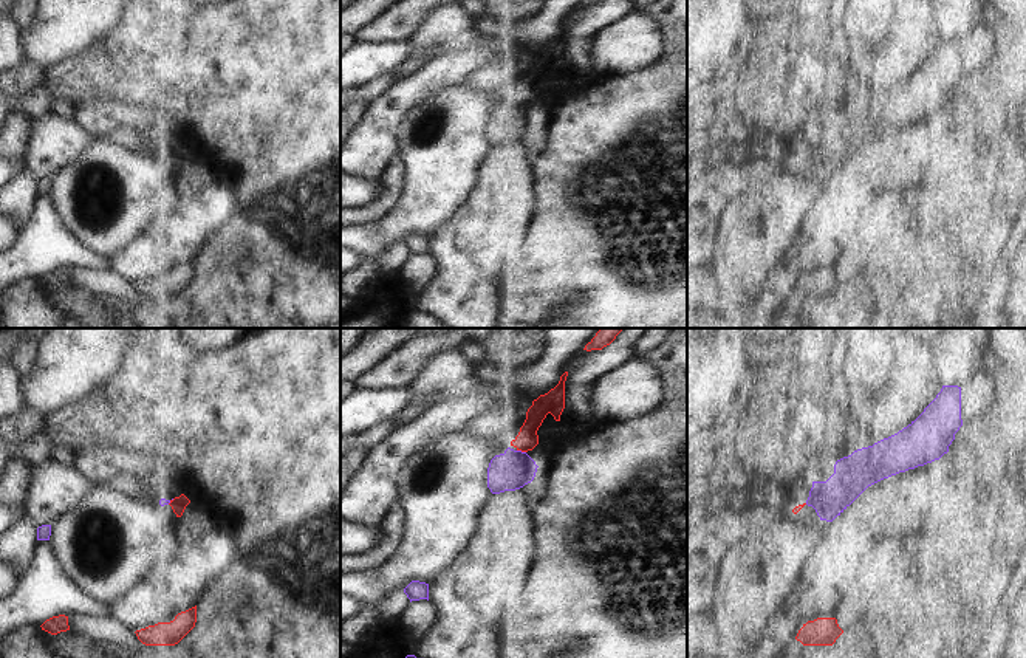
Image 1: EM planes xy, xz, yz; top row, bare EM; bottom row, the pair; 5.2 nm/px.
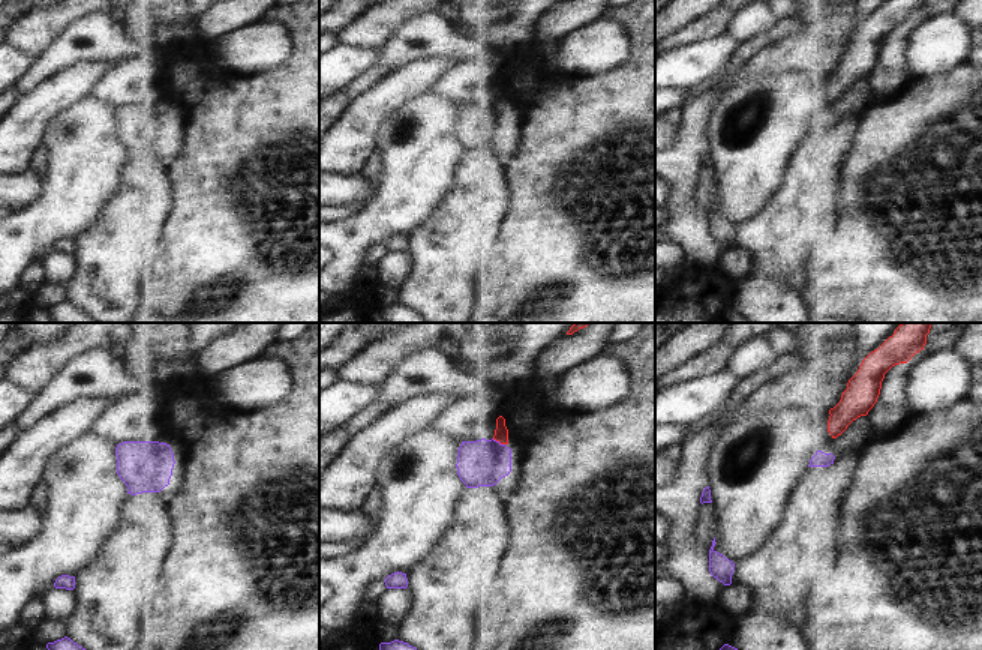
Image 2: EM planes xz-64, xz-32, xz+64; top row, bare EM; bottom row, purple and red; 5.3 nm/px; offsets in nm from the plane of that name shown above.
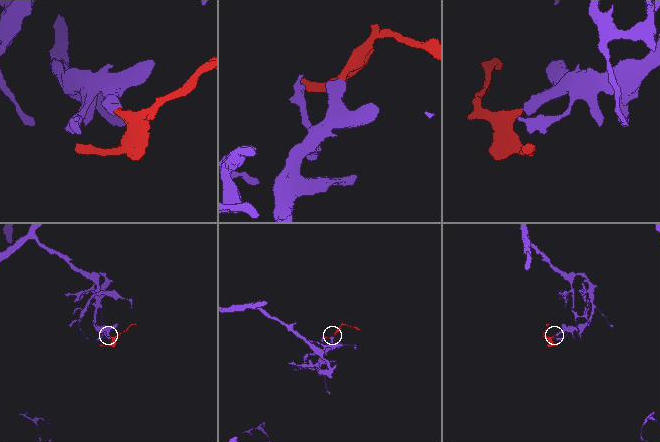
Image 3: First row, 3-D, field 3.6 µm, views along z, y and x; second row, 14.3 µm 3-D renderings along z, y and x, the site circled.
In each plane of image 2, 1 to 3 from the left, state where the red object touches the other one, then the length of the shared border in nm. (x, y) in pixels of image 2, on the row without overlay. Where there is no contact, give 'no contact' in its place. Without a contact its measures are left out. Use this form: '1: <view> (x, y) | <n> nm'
1: no contact
2: xz-32 (498, 105) | 80 nm
3: no contact

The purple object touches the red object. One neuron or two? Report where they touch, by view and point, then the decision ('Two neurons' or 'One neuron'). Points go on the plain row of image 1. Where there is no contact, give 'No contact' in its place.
Touches purple at xz (520, 104). Two neurons.

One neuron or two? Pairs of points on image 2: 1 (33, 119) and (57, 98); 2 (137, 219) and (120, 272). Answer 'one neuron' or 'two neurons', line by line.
1: one neuron
2: one neuron

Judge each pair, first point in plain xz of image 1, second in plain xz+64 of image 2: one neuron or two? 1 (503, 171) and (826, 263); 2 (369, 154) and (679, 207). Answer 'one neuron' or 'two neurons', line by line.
1: two neurons
2: one neuron

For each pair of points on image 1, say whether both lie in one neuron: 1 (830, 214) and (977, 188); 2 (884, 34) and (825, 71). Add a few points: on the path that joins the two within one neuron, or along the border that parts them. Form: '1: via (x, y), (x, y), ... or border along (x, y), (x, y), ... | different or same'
1: border along (963, 160), (937, 185) | different
2: border along (842, 70), (850, 89) | different

